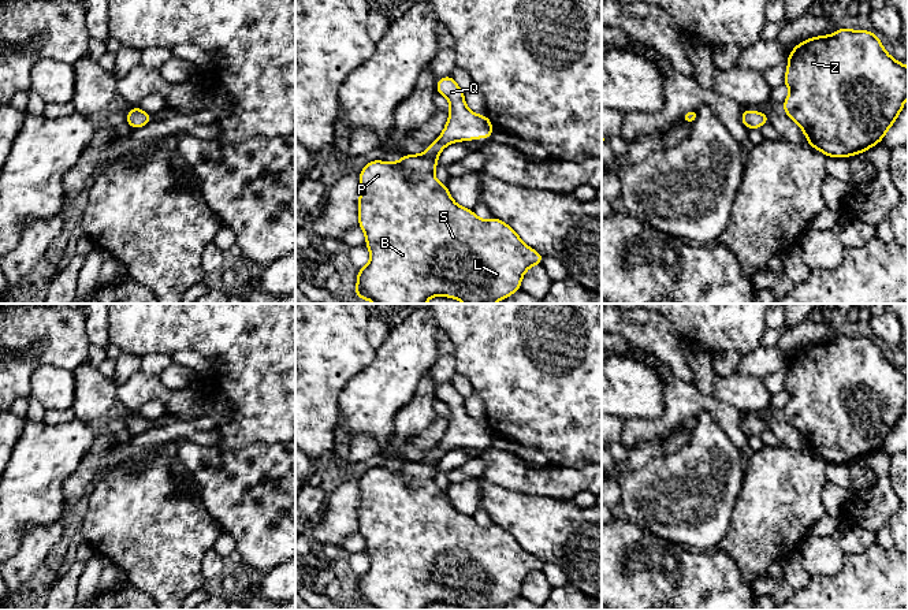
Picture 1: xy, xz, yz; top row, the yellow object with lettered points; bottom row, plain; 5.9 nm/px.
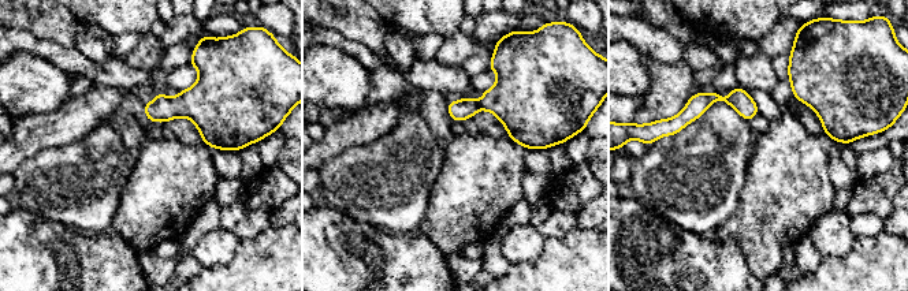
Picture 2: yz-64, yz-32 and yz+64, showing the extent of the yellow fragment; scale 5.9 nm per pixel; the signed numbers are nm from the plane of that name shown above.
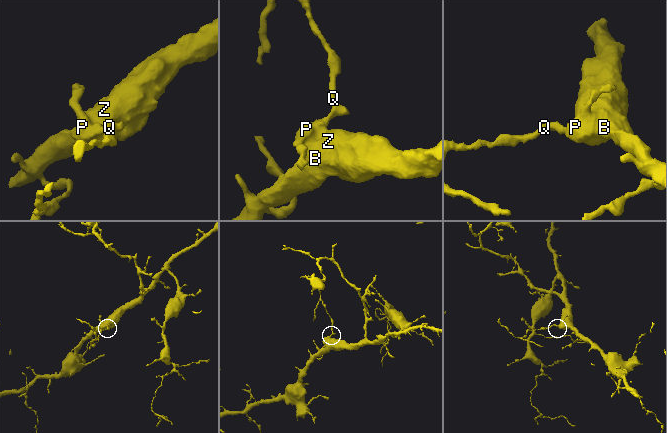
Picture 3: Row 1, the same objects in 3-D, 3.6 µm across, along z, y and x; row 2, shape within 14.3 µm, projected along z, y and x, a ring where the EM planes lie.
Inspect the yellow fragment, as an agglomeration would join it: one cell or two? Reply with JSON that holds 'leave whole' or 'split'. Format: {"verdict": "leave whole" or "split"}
{"verdict": "leave whole"}

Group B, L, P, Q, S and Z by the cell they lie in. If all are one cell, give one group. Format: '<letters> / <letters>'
B L P Q S Z

